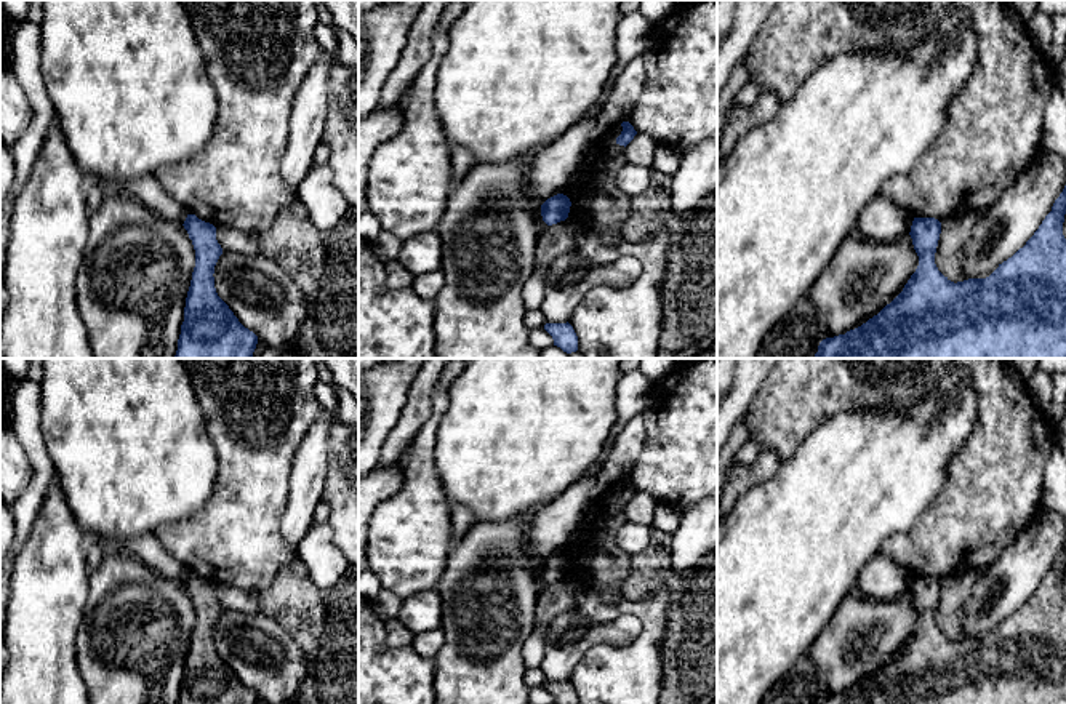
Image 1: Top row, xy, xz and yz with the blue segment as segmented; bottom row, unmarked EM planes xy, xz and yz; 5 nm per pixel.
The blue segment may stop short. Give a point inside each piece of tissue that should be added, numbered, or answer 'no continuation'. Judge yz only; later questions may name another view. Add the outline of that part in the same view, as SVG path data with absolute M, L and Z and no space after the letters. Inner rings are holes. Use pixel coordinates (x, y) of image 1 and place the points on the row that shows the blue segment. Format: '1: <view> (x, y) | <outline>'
no continuation

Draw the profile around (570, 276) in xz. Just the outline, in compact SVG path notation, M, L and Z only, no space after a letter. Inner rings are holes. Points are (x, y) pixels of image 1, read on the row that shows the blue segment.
M575 250L555 258L546 275L546 296L541 312L546 323L570 322L587 291L610 285L605 266L591 262Z

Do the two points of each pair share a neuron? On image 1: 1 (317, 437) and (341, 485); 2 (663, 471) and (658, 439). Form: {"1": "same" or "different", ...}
{"1": "different", "2": "same"}

